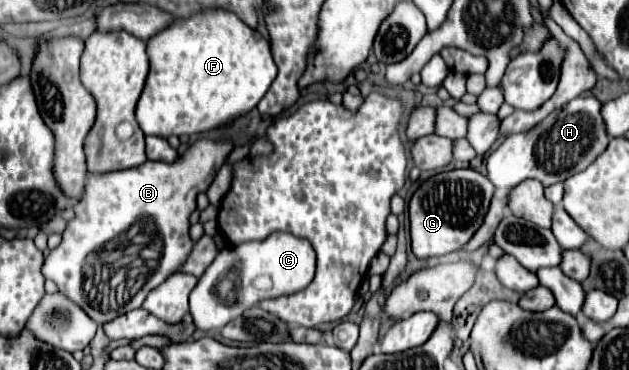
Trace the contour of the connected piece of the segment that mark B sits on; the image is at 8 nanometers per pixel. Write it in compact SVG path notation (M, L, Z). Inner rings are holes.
M202 138L194 142L174 164L146 160L134 170L122 170L102 176L88 172L84 196L74 206L76 218L68 222L68 228L62 232L62 242L54 250L50 250L44 260L44 278L56 282L58 290L62 290L66 298L78 304L100 326L130 310L140 308L148 292L160 286L186 260L186 254L190 254L194 242L188 234L188 218L196 210L196 194L208 190L230 150L232 142L212 142ZM118 272L124 272L124 276L122 282L114 286L112 278Z

